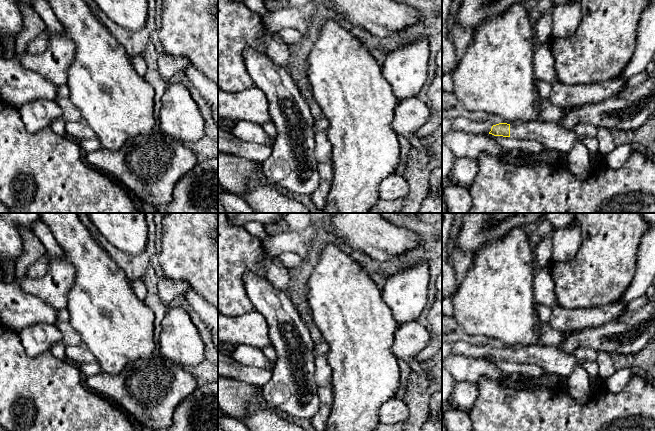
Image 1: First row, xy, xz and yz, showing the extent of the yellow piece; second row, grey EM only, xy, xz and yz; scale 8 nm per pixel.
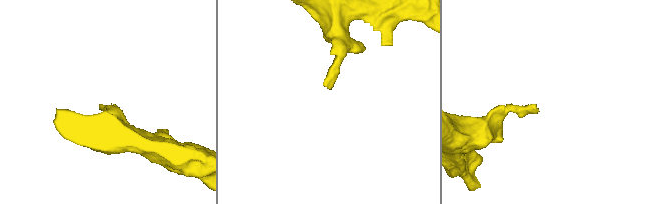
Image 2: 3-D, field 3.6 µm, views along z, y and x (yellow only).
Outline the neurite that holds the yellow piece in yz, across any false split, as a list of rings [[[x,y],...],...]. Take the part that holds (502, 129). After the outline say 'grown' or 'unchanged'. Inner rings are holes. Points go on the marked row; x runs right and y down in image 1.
[[[457,117],[453,119],[451,131],[462,131],[469,134],[492,134],[494,136],[512,137],[520,140],[534,140],[543,144],[547,150],[569,153],[577,142],[583,143],[591,155],[598,154],[598,140],[594,138],[581,138],[575,131],[567,130],[558,125],[555,121],[528,121],[514,124],[499,123],[493,125],[489,122],[478,121],[466,117]]]; grown

